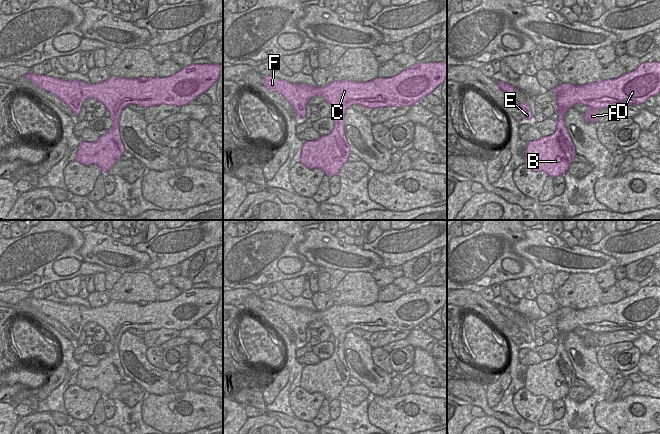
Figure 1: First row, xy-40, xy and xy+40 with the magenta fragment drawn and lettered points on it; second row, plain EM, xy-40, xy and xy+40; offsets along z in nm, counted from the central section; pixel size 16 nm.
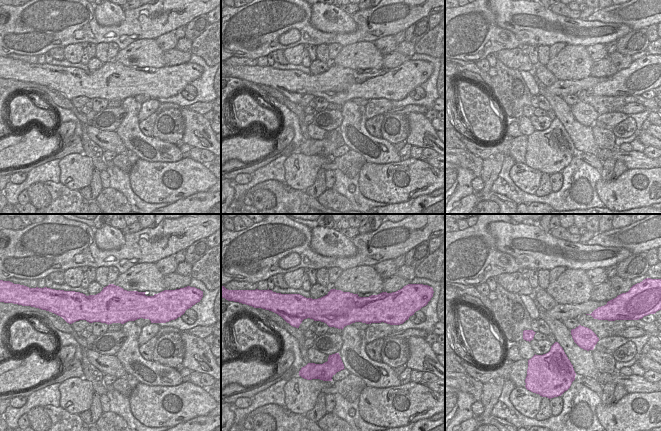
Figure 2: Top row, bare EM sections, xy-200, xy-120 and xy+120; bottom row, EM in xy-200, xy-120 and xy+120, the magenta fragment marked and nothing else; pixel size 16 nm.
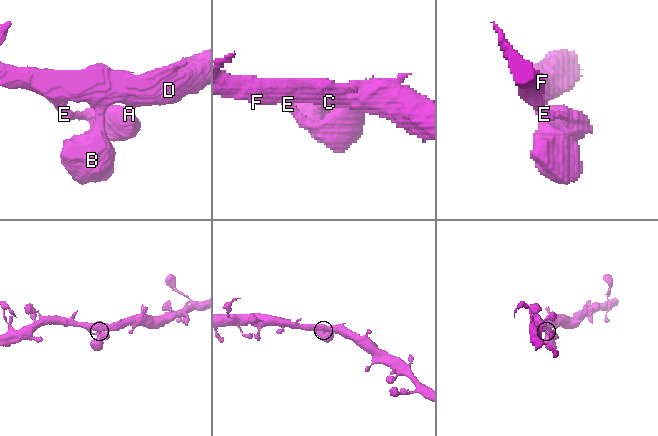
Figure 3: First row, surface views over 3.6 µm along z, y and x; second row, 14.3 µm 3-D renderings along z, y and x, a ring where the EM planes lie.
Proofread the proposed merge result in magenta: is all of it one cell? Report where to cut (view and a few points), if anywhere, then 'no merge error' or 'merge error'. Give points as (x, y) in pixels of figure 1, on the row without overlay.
no cut; no merge error

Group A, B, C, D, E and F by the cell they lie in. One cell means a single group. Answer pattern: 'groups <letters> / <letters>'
groups A B C D E F

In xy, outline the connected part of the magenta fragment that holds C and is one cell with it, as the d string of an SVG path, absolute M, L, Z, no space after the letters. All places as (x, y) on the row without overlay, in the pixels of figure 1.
M447 286L416 287L400 298L391 302L375 302L369 306L337 305L325 311L312 311L307 308L292 308L272 300L263 300L264 310L281 318L298 338L298 342L306 339L306 328L315 320L323 320L334 336L334 351L330 358L321 360L315 365L304 365L300 387L309 393L322 393L329 401L340 399L340 393L348 386L350 370L344 356L344 339L354 328L360 328L367 333L392 330L412 330L419 323L431 318L435 312L442 309L447 301Z

